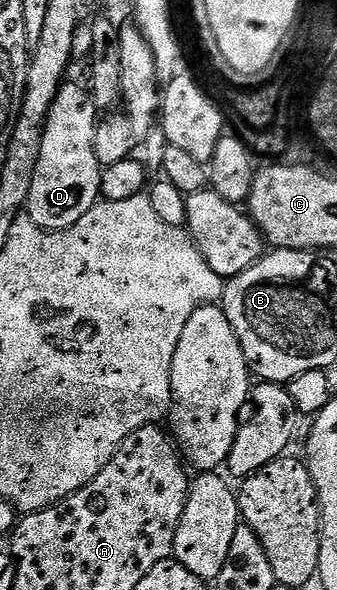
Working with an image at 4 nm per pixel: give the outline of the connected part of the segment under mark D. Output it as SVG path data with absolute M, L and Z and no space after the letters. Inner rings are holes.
M61 84L48 107L40 158L30 183L26 216L43 229L68 229L101 200L102 167L94 147L98 110L91 92L80 85Z

